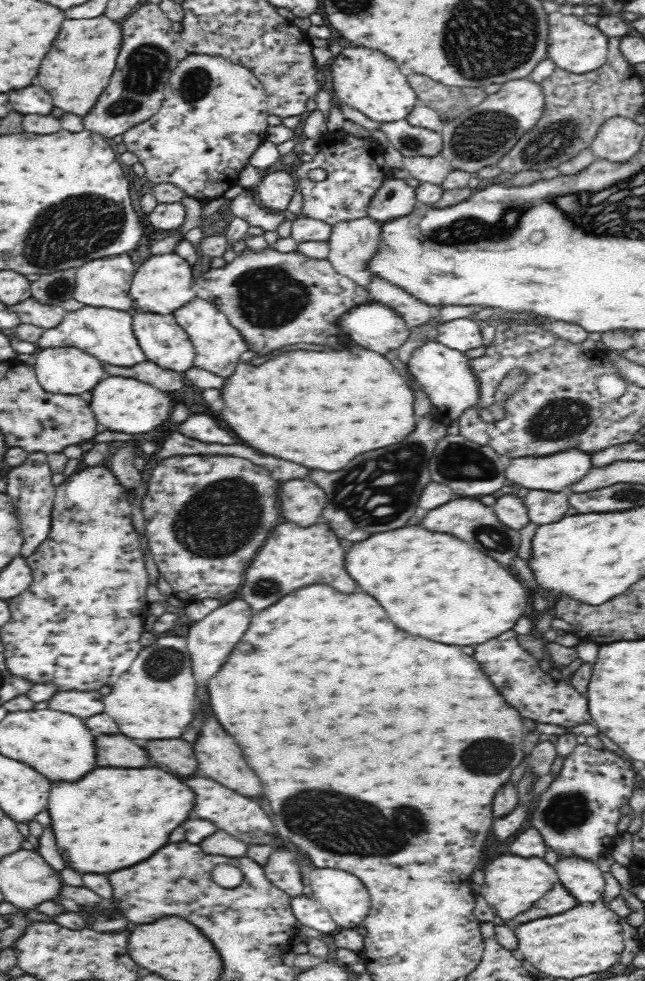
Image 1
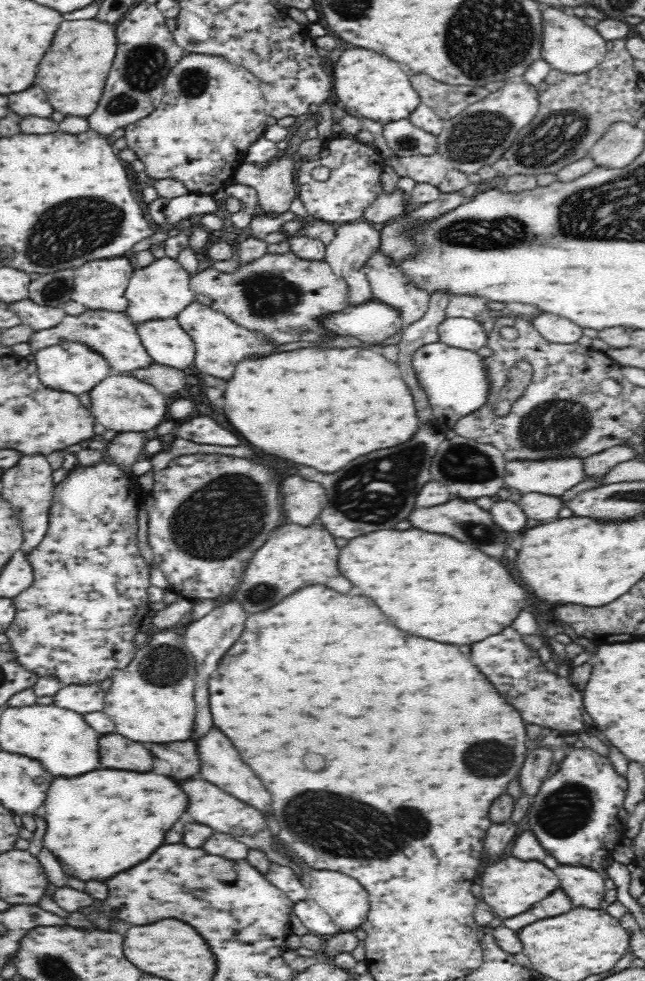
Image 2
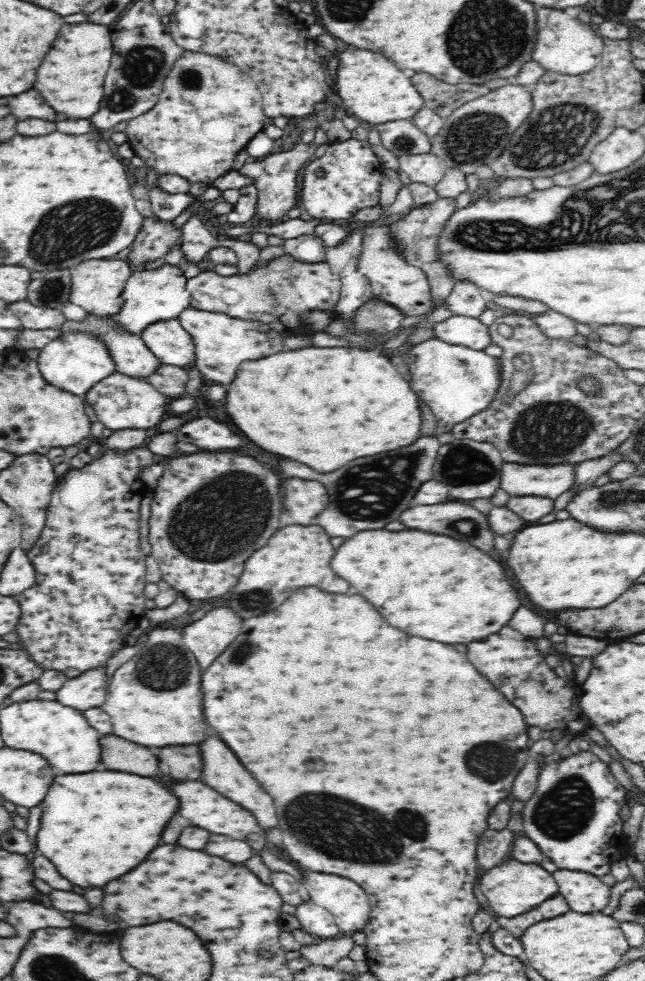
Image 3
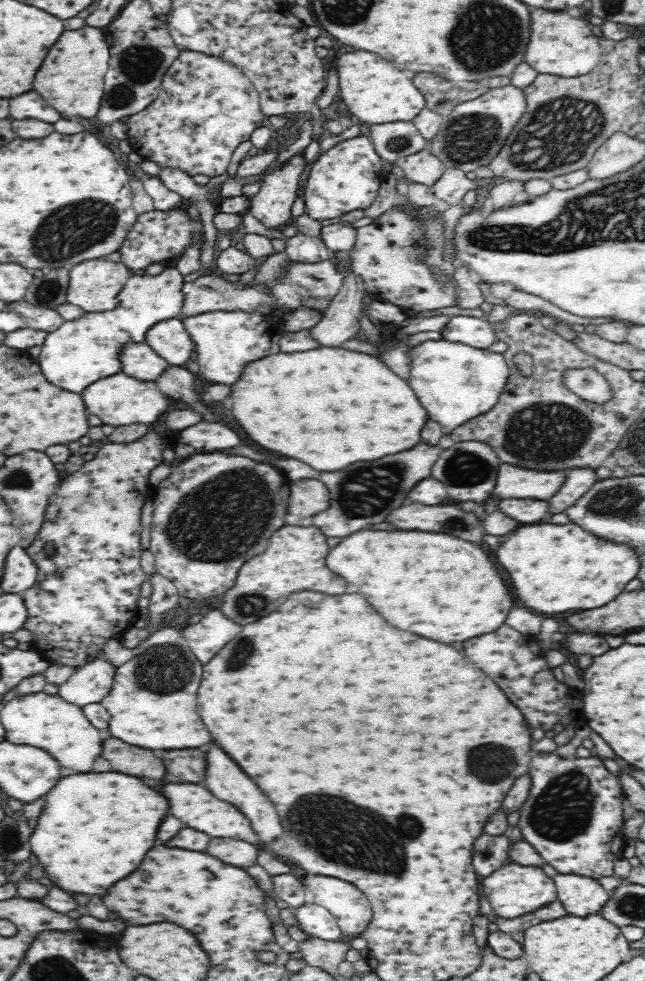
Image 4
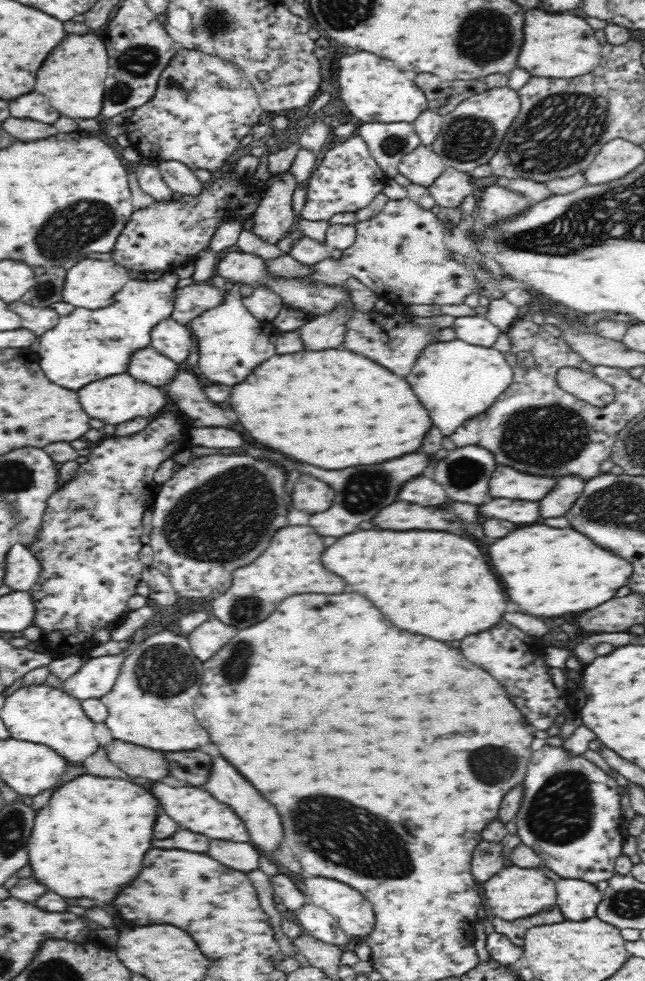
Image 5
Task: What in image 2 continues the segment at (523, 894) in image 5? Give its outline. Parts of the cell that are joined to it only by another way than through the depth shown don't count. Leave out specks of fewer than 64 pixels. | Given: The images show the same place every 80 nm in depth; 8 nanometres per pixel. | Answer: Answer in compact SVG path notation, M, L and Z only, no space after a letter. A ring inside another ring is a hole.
M504 858L492 866L488 866L482 874L482 896L486 904L490 904L495 916L501 919L518 916L532 908L532 904L540 902L550 894L550 890L558 888L556 874L546 868L538 860L522 862L518 858ZM490 890L490 892L488 892Z

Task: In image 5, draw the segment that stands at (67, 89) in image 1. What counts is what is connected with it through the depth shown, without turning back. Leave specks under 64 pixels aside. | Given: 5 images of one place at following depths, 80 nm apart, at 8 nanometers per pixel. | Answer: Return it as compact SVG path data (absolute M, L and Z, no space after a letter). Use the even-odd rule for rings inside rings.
M94 32L68 34L54 52L44 60L36 76L34 90L44 94L48 102L70 118L96 118L104 102L104 78L108 74L108 52L104 42Z

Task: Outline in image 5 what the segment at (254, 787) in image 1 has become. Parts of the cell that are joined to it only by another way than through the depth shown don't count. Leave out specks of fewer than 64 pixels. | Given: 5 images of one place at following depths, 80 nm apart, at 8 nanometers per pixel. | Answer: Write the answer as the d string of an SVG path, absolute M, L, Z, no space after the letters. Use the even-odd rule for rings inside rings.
M216 756L214 758L214 764L212 764L212 772L210 772L210 778L208 782L202 786L206 788L214 798L218 798L220 802L224 804L230 804L230 808L234 808L234 812L238 812L238 816L246 822L246 828L252 836L252 844L260 850L264 850L269 857L272 850L278 848L278 844L282 842L282 822L280 822L280 814L276 812L276 808L262 798L262 794L232 766L228 764L222 756Z

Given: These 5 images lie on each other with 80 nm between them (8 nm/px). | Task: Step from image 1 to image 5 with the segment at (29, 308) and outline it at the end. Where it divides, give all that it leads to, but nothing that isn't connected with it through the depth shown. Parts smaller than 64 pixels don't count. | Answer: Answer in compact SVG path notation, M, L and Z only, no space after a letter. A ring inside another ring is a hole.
M22 300L8 303L10 309L22 317L23 328L40 336L58 324L59 314L51 306L40 308L30 306Z

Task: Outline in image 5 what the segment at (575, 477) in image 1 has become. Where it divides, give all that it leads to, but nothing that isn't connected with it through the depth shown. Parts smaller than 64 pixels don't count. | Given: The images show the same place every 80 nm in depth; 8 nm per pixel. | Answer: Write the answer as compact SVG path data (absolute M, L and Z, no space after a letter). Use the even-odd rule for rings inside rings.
M498 464L490 478L490 496L492 498L510 498L510 500L542 500L556 486L556 478L550 476L532 476L510 466Z

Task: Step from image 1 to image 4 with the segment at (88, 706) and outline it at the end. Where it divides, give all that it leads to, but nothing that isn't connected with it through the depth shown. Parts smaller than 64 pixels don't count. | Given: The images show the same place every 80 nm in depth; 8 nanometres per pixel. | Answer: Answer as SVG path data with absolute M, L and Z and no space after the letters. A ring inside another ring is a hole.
M104 659L90 661L58 686L57 695L79 707L101 703L112 688L114 676L115 669L110 662Z

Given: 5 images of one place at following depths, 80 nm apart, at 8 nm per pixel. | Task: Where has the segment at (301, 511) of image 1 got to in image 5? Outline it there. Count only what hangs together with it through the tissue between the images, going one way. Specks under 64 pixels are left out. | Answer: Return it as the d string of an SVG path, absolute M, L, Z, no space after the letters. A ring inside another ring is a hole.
M300 476L298 482L294 484L292 504L296 510L316 514L330 508L332 502L334 502L334 490L312 476Z

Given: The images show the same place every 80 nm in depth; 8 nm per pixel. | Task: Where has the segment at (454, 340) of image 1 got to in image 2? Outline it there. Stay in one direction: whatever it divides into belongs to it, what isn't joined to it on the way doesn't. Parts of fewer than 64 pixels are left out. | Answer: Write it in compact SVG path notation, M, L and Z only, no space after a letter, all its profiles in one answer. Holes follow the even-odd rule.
M445 318L438 327L439 340L448 346L475 351L487 346L487 335L481 319Z

